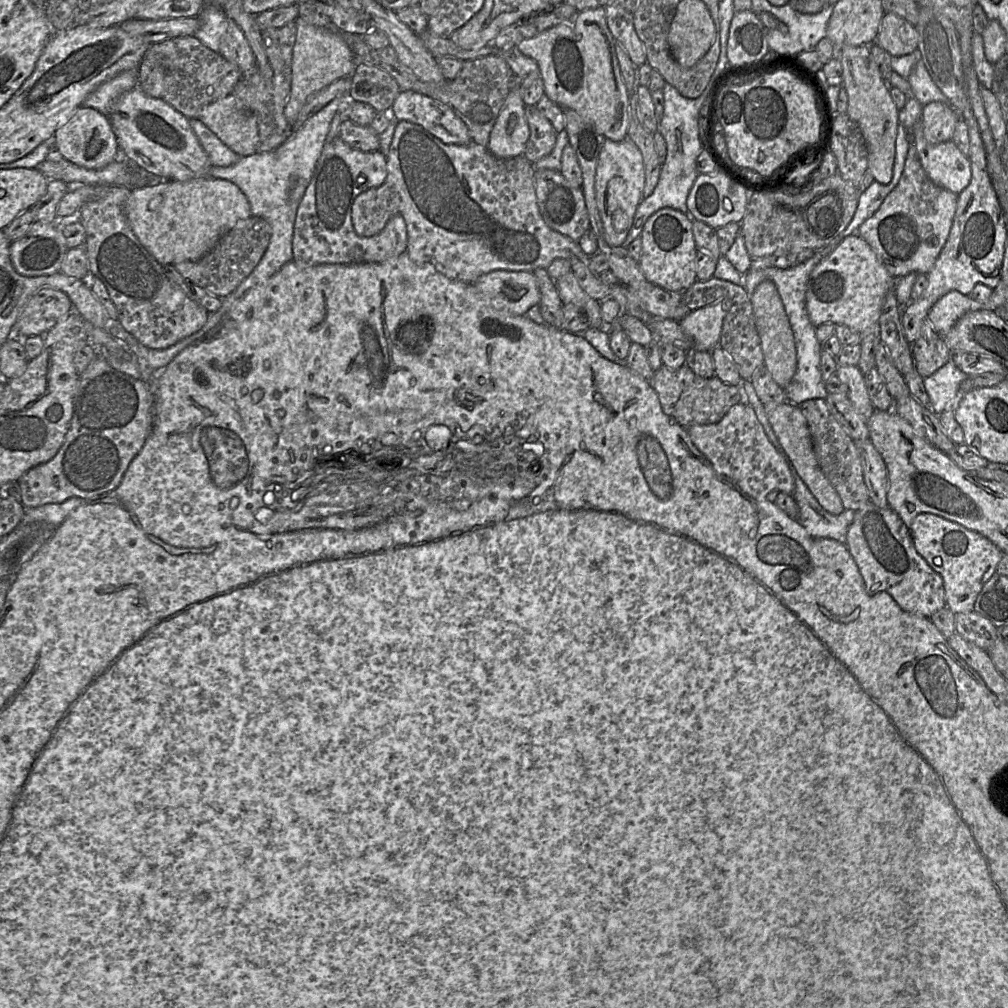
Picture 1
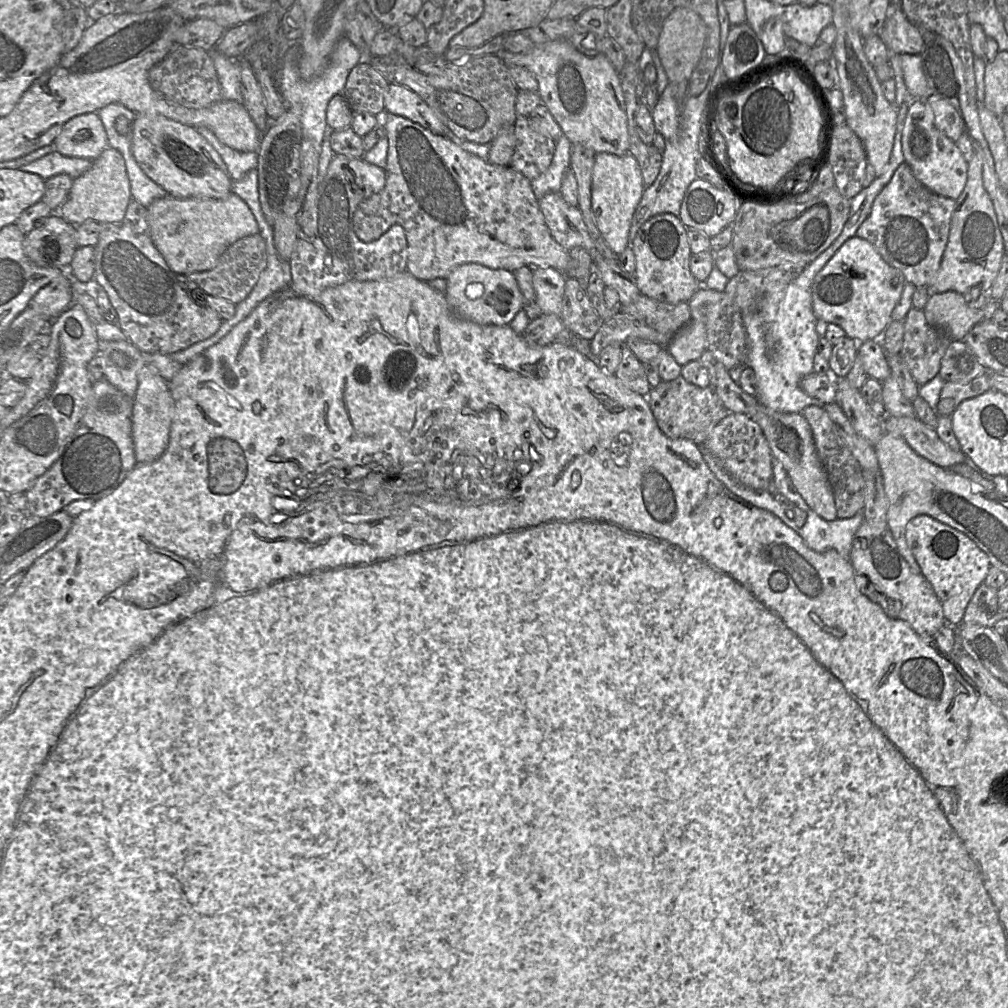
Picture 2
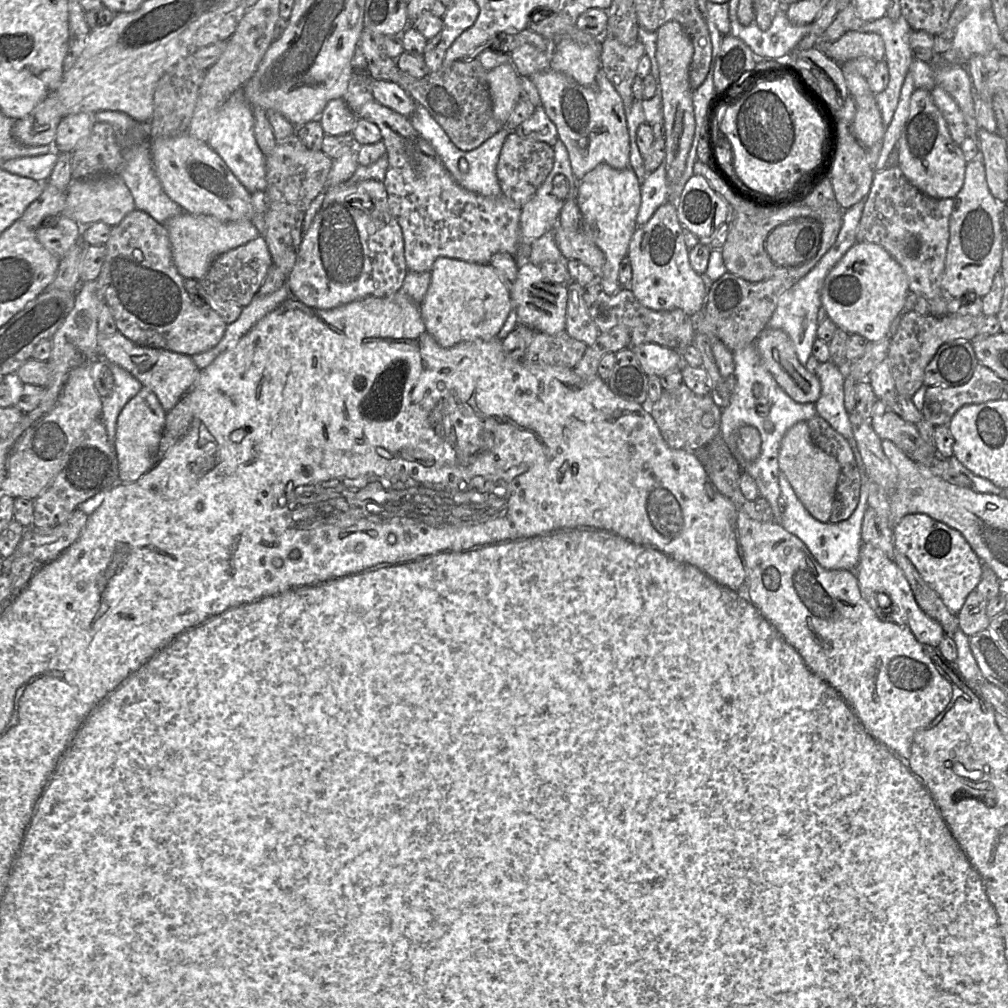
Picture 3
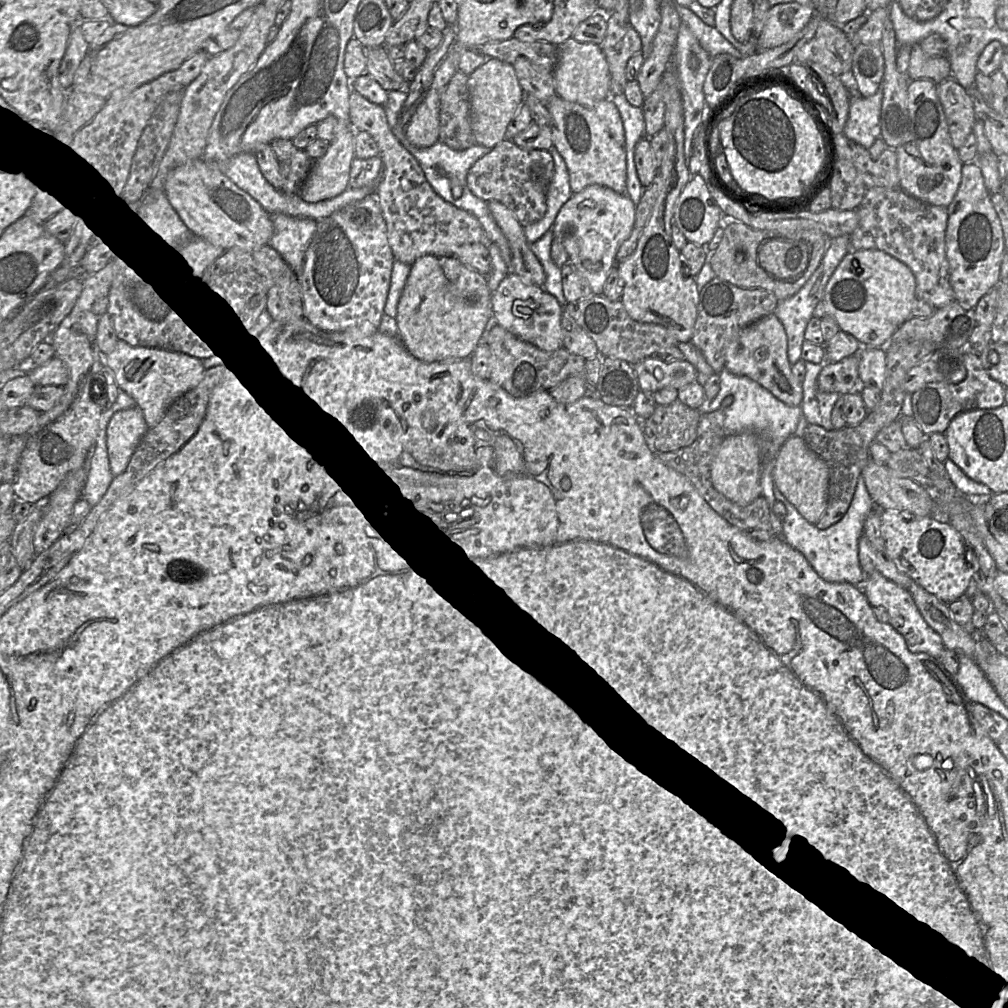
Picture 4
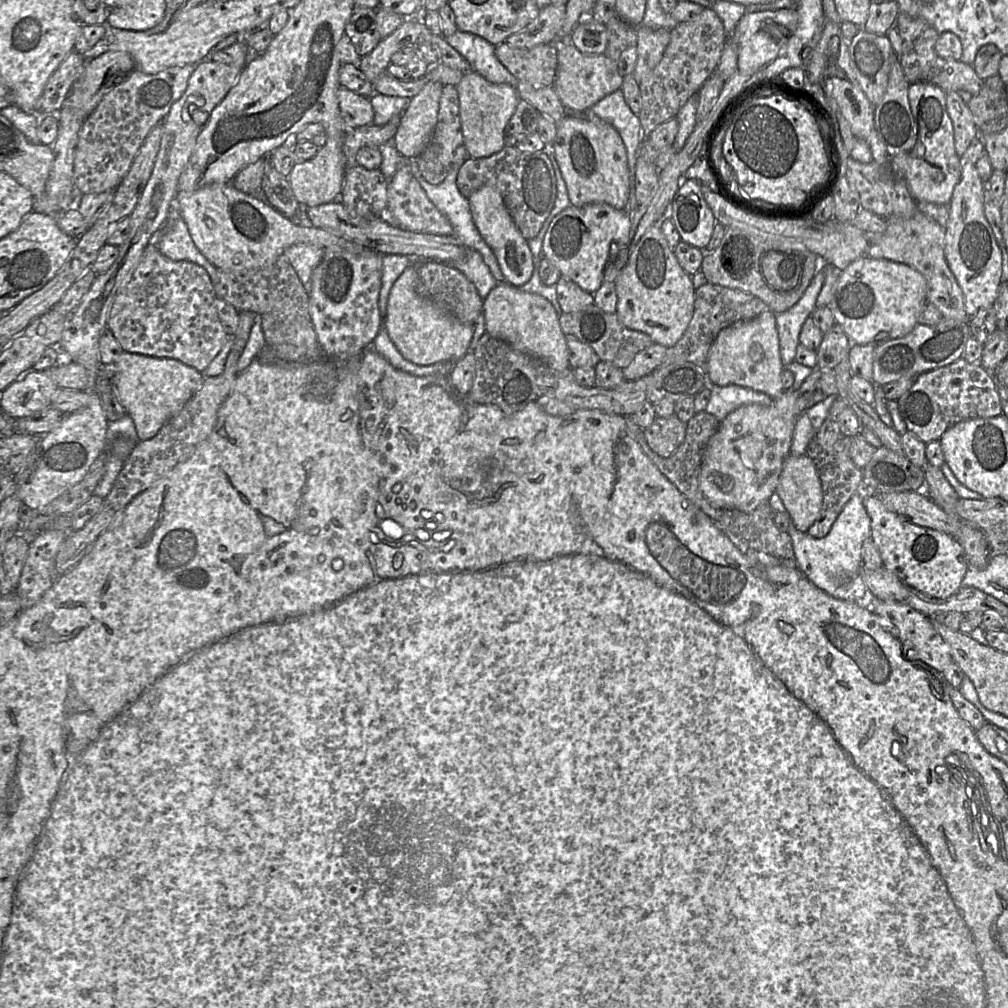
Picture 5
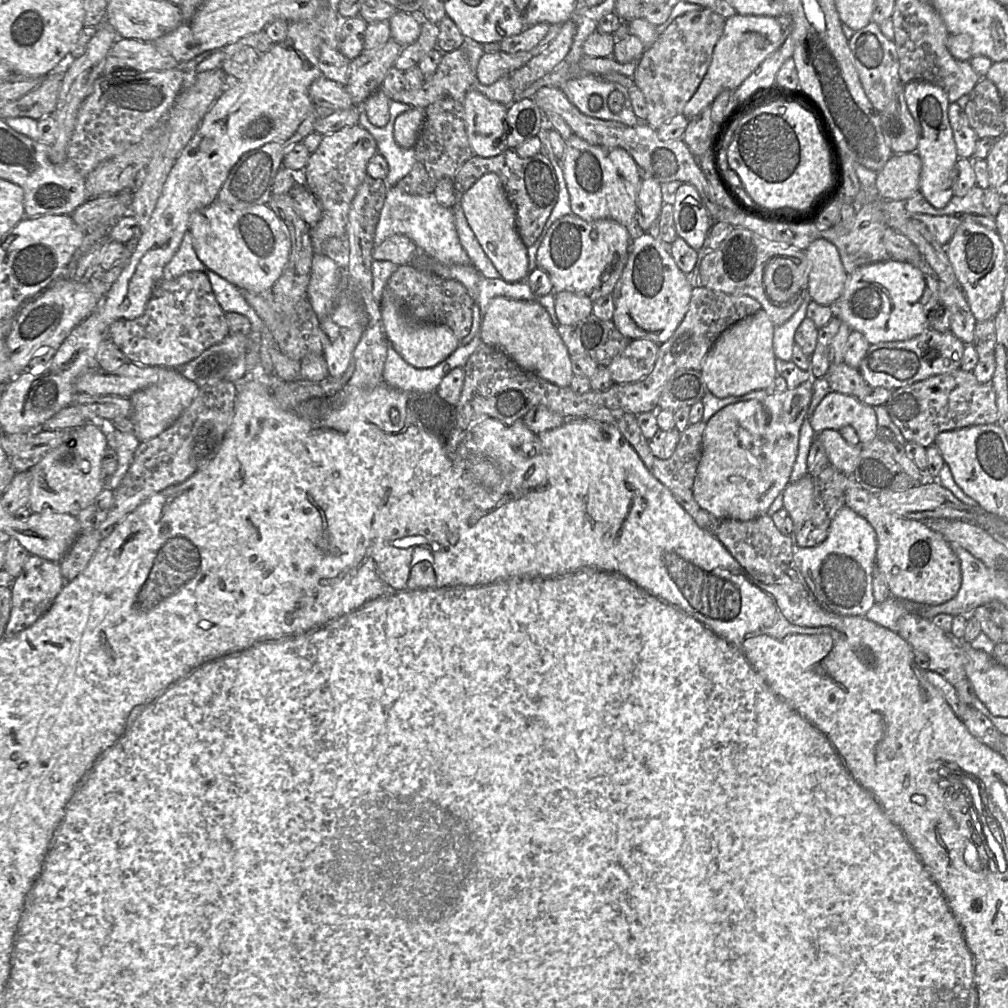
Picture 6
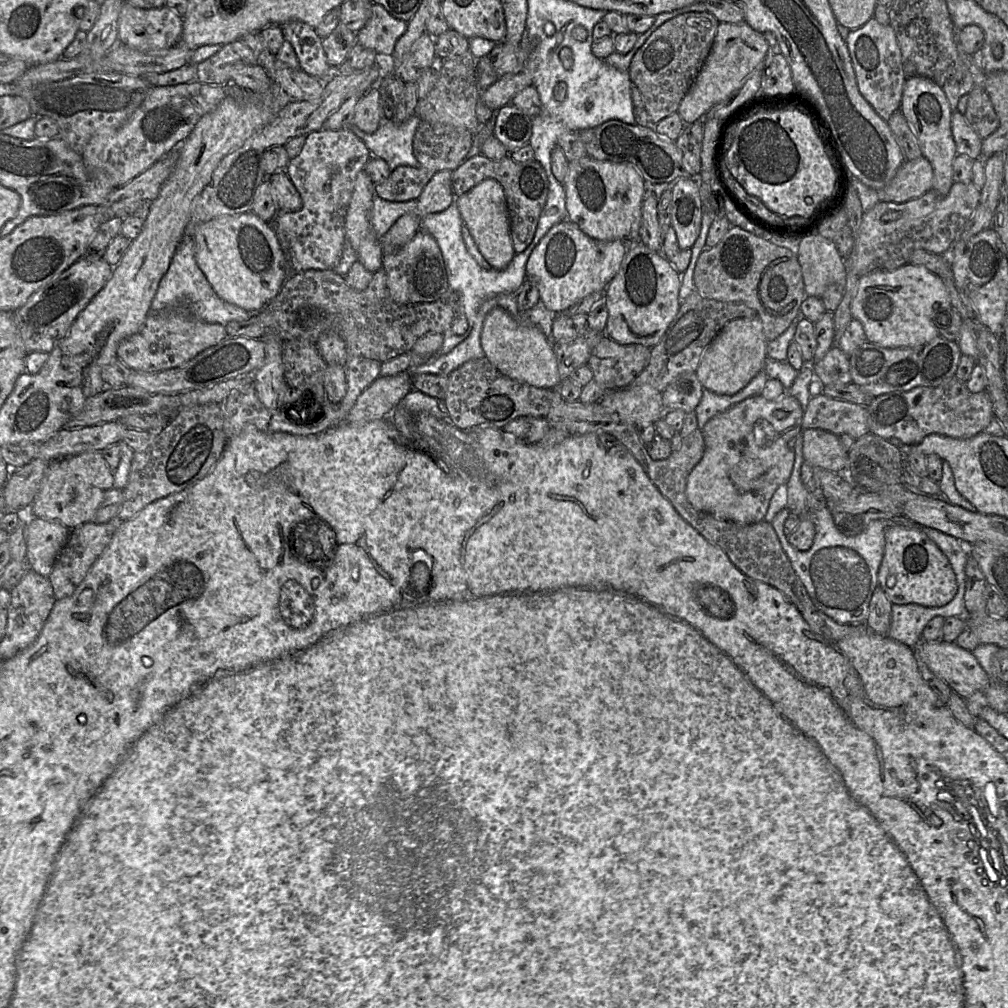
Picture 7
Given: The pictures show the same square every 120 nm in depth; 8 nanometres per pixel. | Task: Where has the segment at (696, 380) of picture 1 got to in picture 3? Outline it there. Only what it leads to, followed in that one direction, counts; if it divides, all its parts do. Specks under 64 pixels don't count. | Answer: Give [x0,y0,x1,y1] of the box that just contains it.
[647,382,722,452]

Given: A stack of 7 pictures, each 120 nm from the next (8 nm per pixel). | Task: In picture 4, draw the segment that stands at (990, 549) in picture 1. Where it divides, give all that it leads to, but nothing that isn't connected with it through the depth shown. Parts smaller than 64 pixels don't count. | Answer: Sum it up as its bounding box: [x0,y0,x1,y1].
[880,510,973,604]

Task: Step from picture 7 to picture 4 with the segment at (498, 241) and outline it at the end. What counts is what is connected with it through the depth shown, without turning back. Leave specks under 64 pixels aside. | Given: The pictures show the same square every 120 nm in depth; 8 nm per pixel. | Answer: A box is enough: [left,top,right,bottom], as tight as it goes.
[487,200,546,287]

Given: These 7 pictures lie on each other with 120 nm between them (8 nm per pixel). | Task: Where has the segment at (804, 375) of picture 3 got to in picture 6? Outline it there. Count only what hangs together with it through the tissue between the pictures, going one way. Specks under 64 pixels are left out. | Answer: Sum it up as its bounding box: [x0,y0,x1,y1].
[700,309,778,398]

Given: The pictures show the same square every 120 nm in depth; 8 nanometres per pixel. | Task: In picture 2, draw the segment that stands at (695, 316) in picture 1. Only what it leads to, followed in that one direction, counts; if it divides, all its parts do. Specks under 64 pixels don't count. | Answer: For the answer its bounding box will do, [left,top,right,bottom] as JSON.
[665,320,707,366]

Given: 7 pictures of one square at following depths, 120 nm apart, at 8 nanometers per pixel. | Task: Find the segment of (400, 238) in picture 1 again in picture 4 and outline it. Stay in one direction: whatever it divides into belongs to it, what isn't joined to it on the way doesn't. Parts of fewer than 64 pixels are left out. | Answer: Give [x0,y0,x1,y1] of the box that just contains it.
[298,192,394,334]

